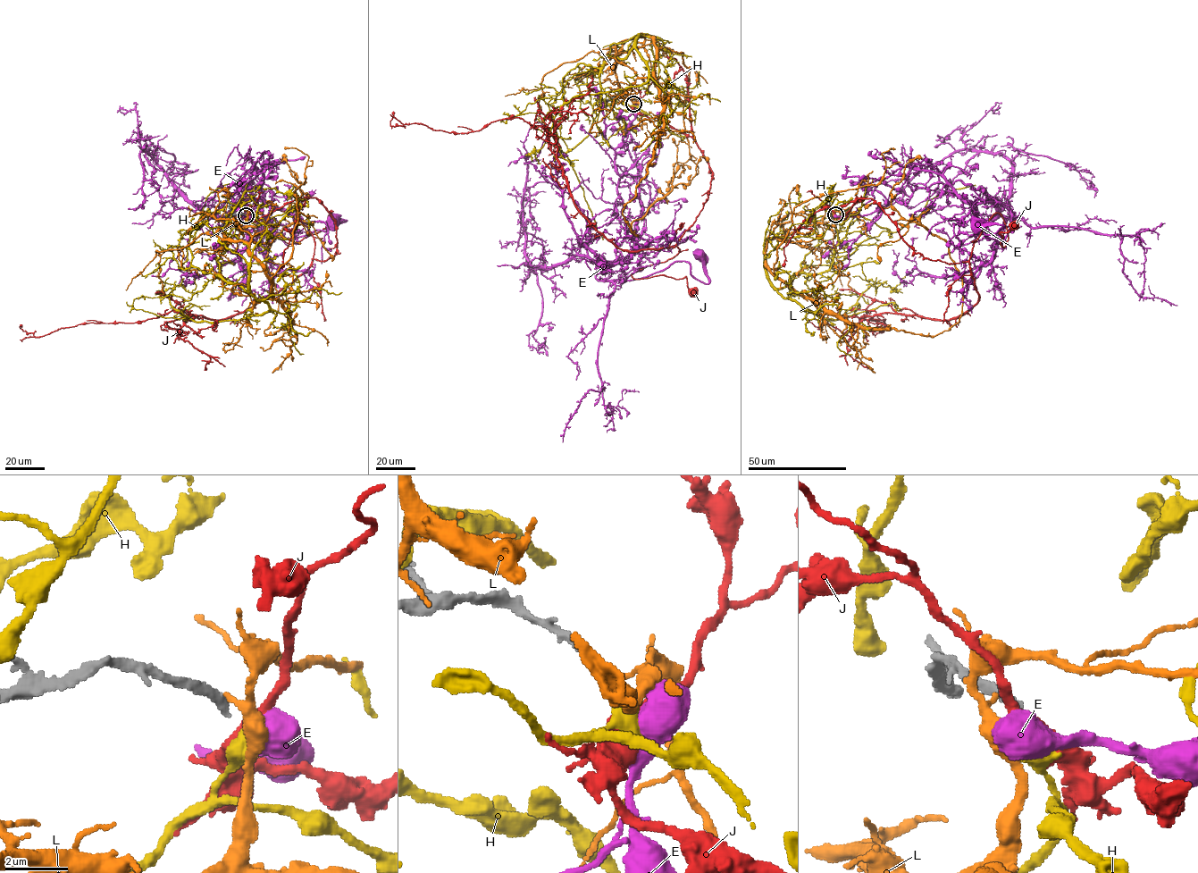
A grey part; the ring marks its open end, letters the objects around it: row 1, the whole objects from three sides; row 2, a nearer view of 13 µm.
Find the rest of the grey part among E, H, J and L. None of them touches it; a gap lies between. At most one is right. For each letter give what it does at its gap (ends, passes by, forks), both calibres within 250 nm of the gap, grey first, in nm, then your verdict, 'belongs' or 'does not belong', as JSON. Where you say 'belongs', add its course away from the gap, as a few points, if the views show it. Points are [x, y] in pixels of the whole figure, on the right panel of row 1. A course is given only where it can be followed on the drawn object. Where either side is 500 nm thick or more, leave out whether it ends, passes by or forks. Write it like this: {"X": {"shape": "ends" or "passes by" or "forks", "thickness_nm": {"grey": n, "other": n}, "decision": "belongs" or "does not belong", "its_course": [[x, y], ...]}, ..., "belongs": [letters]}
{"E": {"thickness_nm": {"grey": 280, "other": 750}, "decision": "does not belong"}, "H": {"shape": "ends", "thickness_nm": {"grey": 280, "other": 480}, "decision": "does not belong"}, "J": {"shape": "passes by", "thickness_nm": {"grey": 280, "other": 380}, "decision": "does not belong"}, "L": {"shape": "passes by", "thickness_nm": {"grey": 280, "other": 190}, "decision": "does not belong"}, "belongs": []}

